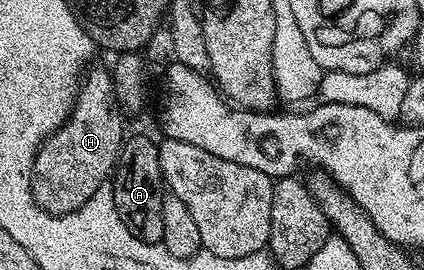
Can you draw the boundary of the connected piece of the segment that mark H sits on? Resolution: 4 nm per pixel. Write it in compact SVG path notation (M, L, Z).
M108 70L91 71L82 78L78 86L77 101L73 105L69 118L60 129L53 132L42 143L33 162L33 176L29 179L29 188L33 190L33 200L42 212L47 214L75 213L112 176L113 168L117 166L117 157L121 154L123 142L121 117L123 118L123 115L115 106L113 76Z

